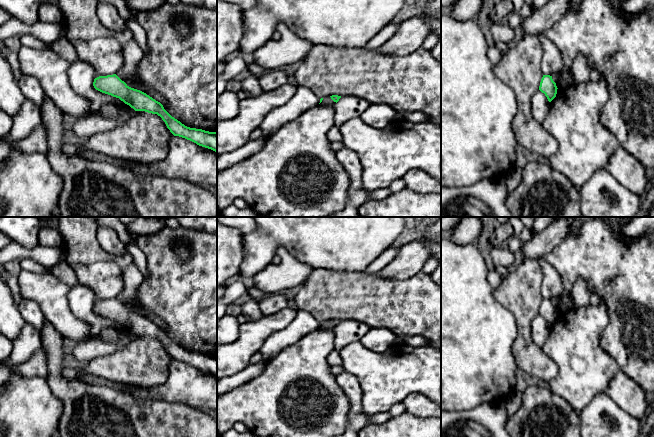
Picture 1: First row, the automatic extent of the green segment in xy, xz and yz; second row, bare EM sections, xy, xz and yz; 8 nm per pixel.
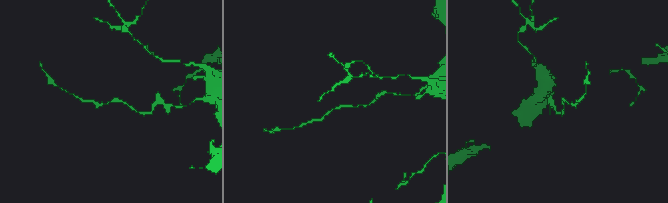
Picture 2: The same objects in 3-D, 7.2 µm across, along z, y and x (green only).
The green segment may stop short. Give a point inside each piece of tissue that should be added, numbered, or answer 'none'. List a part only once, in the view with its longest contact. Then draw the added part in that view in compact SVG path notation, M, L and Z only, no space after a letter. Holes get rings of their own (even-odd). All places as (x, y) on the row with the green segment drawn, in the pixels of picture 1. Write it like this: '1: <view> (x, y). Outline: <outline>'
none

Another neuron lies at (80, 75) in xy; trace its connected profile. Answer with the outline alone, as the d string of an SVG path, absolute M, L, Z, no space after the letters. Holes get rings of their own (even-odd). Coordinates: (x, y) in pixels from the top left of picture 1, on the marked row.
M77 60L70 65L68 80L71 88L78 95L90 102L90 113L117 118L125 105L119 98L102 93L93 86L94 69L89 63Z

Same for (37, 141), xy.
M44 122L37 126L28 137L14 143L22 153L45 153L48 151L48 140Z

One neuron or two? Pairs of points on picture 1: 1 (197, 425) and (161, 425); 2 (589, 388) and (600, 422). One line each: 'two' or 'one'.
1: one
2: two

